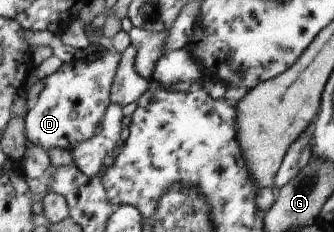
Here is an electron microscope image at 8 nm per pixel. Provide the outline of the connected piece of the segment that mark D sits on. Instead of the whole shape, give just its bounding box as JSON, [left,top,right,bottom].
[26,51,122,153]

